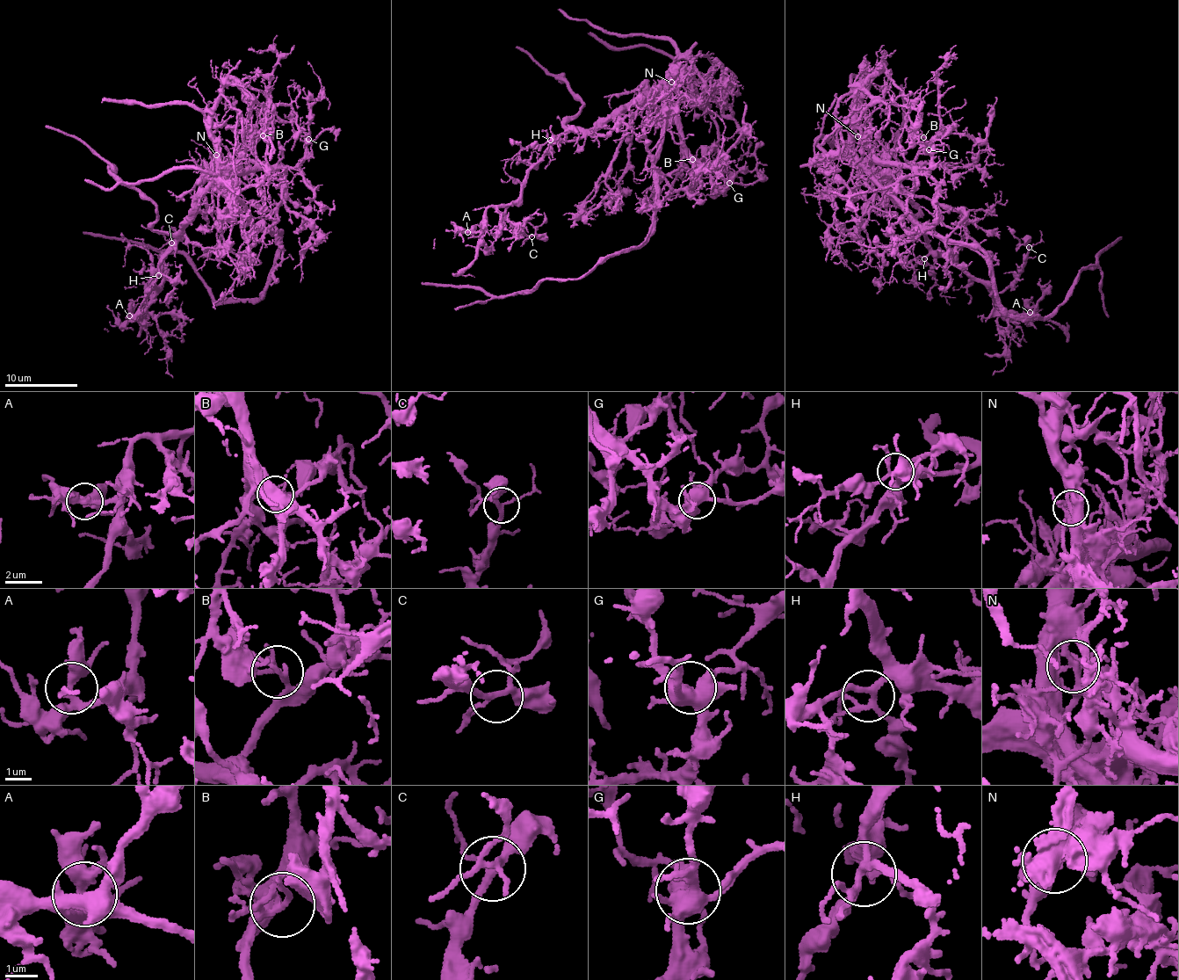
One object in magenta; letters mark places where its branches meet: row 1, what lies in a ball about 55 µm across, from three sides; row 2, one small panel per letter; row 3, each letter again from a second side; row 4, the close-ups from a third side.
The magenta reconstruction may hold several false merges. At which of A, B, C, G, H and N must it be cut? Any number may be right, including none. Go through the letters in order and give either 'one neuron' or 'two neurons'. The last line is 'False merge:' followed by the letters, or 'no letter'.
A: one neuron
B: two neurons
C: one neuron
G: one neuron
H: one neuron
N: two neurons
False merge: B, N

